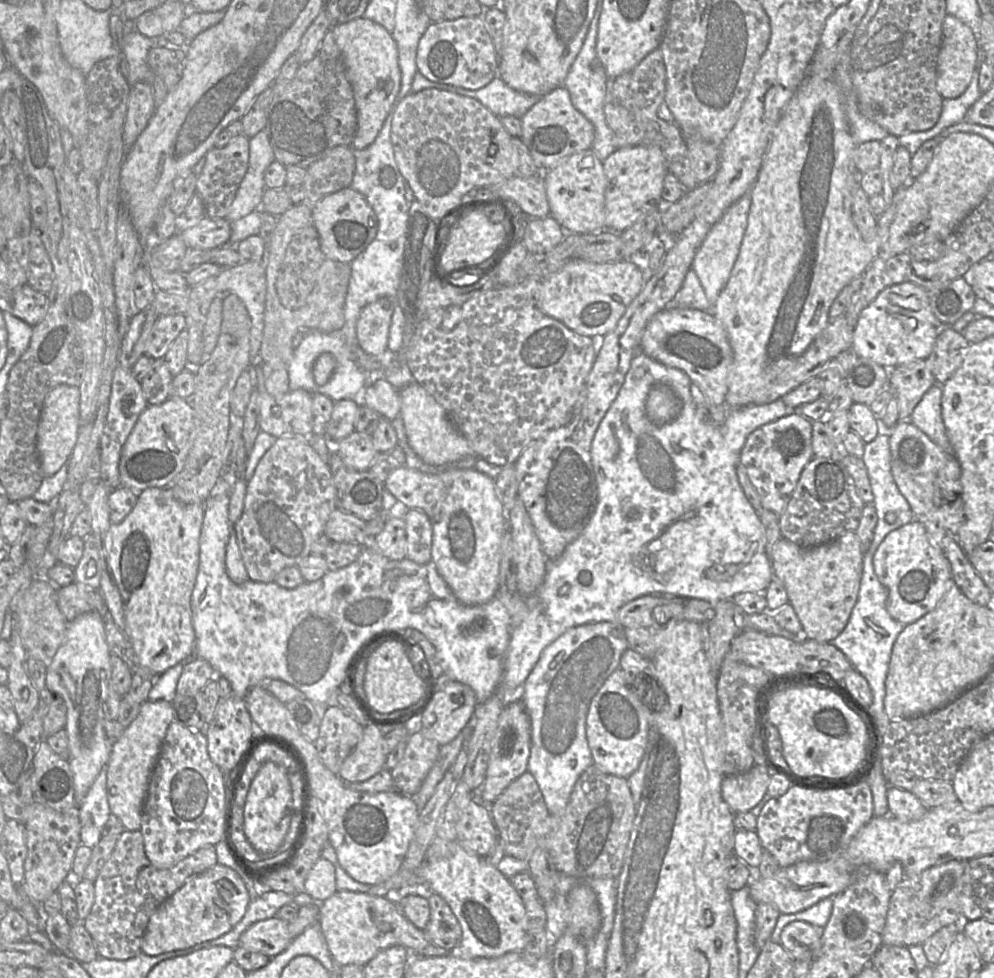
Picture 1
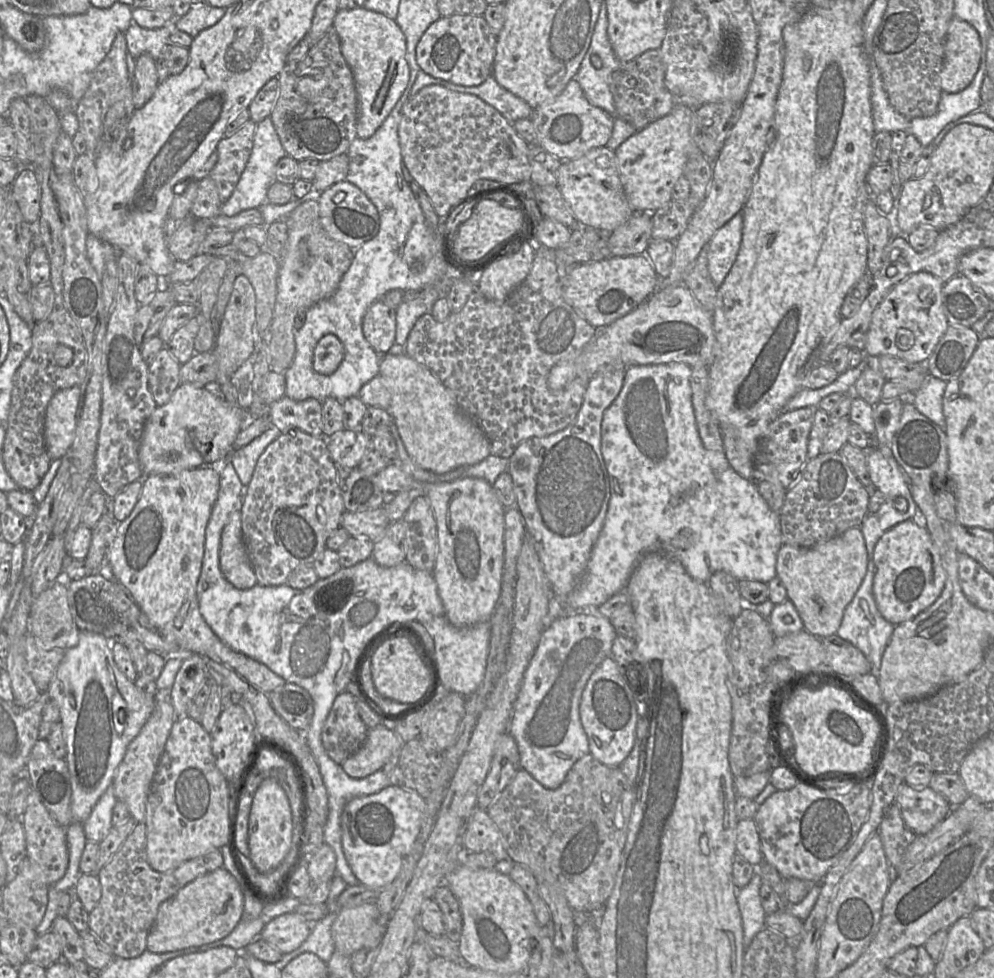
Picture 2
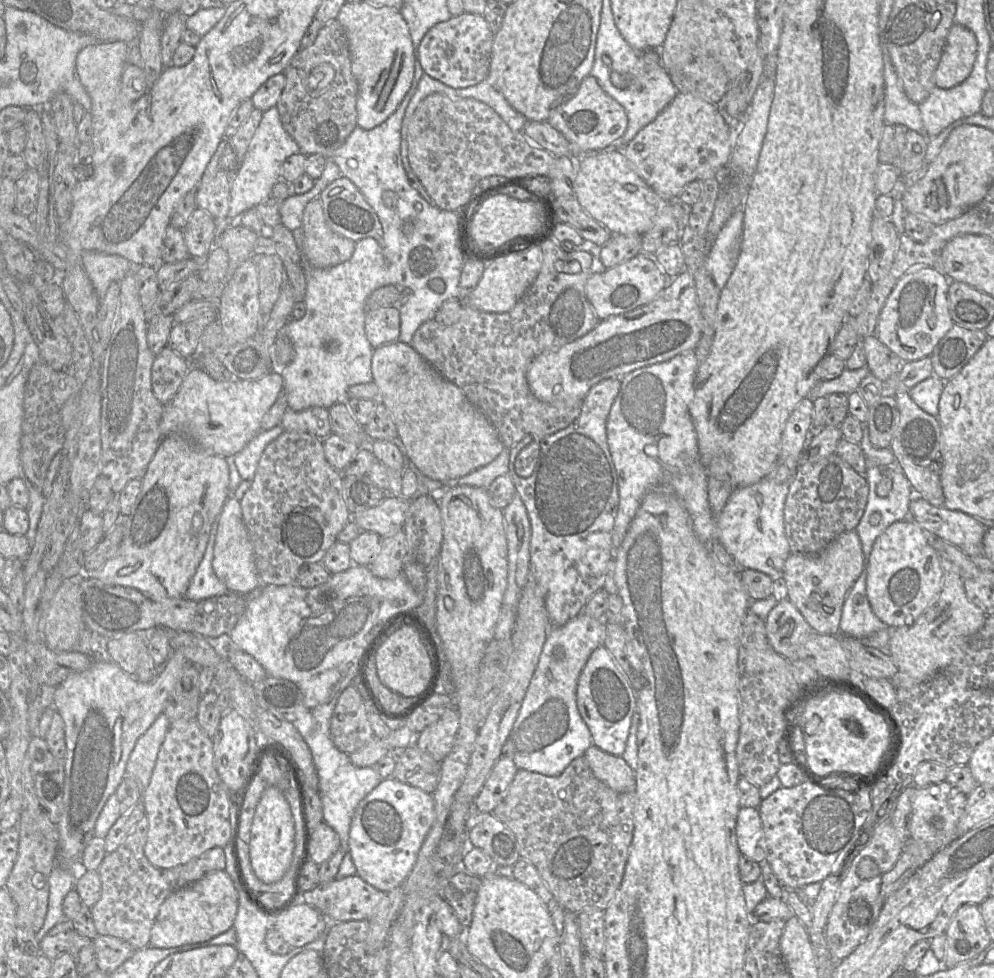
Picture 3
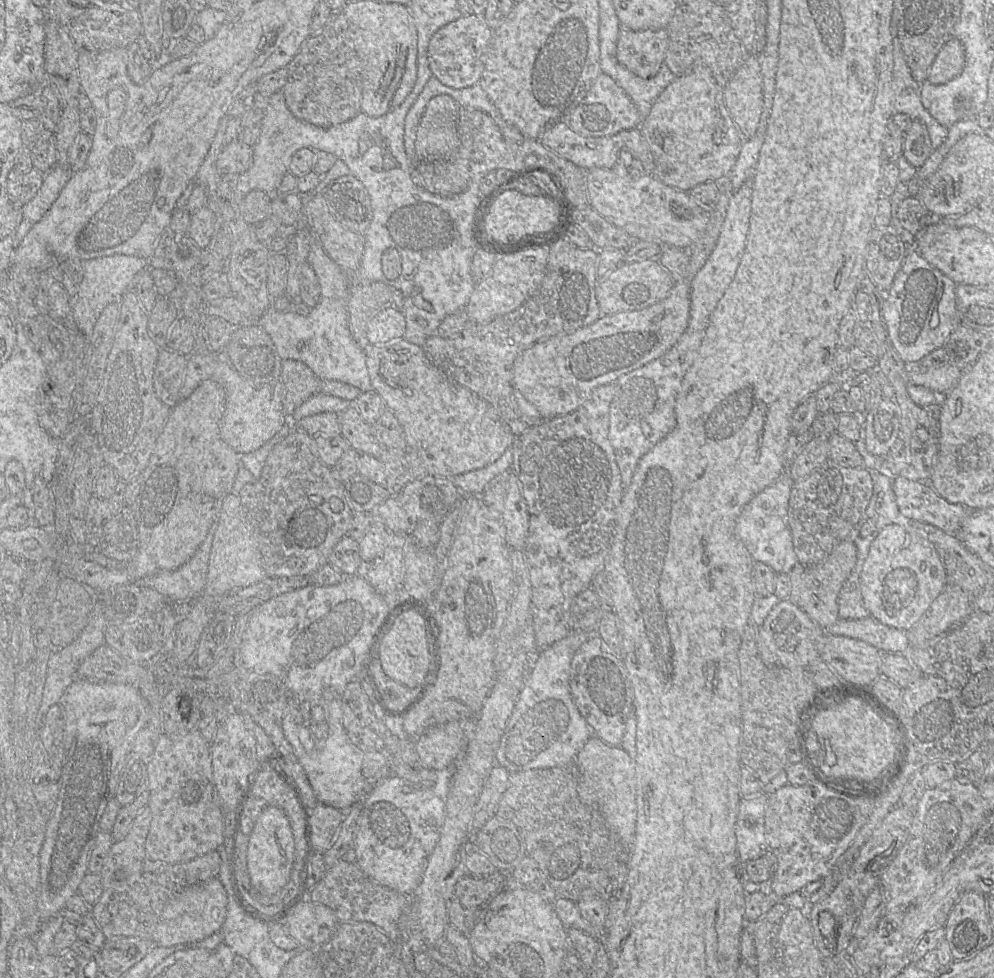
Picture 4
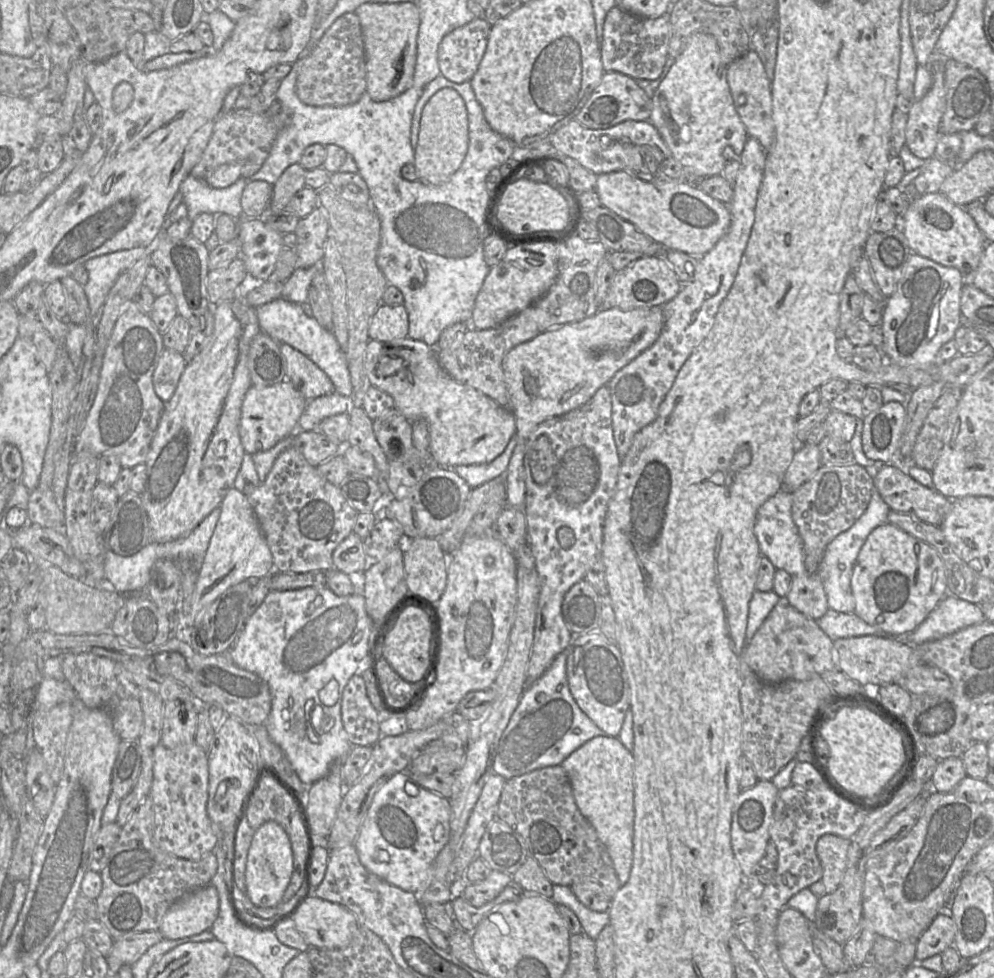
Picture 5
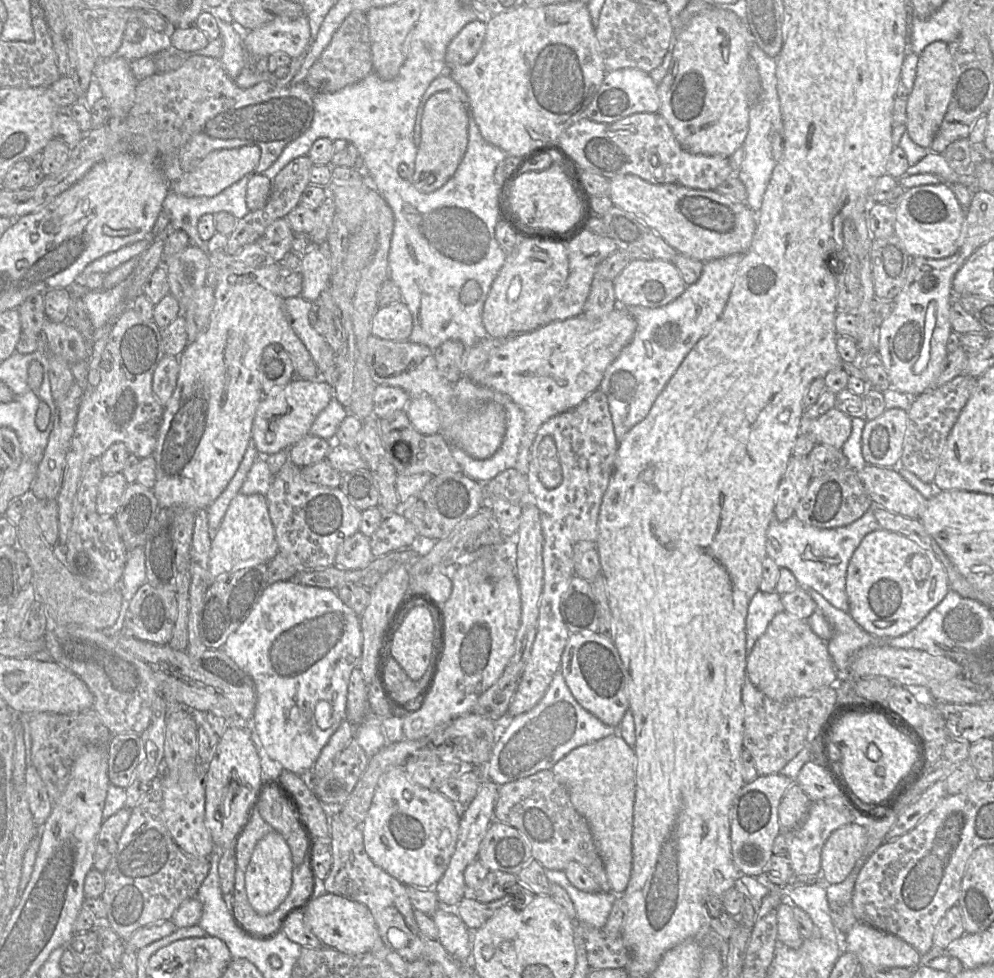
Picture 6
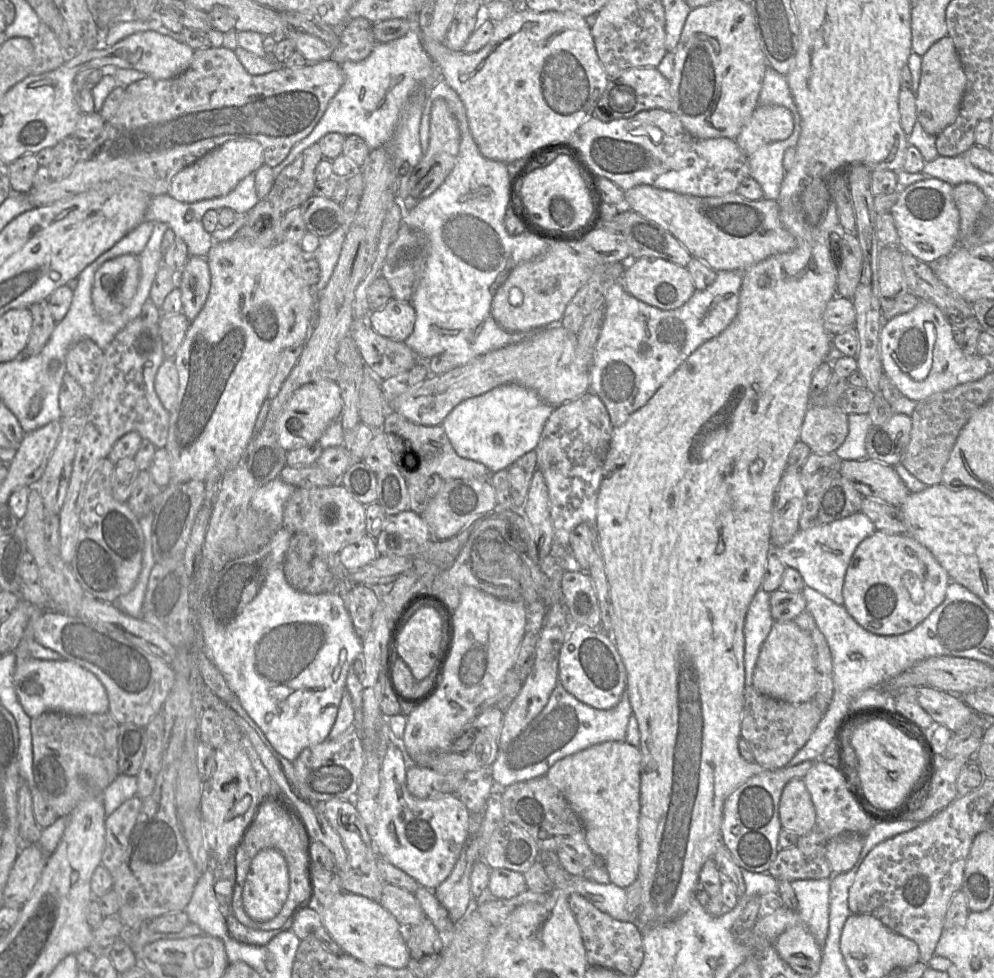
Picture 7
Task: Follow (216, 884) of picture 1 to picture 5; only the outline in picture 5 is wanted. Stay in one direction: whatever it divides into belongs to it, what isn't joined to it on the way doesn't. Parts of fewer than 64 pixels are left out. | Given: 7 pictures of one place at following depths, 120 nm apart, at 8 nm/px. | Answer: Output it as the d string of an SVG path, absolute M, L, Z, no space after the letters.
M212 884L189 892L167 910L159 931L164 939L180 939L210 930L219 913L219 896Z

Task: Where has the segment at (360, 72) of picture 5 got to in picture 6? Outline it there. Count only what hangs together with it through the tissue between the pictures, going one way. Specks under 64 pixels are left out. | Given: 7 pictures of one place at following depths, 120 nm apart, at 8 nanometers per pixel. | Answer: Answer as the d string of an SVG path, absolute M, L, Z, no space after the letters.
M353 11L344 19L328 46L310 67L304 82L315 93L334 93L358 83L371 72L372 51L367 17L364 12Z

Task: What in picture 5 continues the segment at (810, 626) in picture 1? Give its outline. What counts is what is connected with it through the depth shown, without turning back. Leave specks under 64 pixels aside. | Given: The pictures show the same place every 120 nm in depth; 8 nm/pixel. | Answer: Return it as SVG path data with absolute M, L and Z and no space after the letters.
M817 572L792 577L786 600L813 620L821 618L829 609L827 596Z

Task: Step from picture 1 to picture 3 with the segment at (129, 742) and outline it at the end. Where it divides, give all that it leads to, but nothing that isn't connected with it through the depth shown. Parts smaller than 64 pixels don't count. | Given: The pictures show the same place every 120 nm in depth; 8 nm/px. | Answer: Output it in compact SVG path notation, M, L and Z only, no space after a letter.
M162 713L137 740L126 764L126 774L136 777L143 790L148 786L157 755L170 727L169 718Z

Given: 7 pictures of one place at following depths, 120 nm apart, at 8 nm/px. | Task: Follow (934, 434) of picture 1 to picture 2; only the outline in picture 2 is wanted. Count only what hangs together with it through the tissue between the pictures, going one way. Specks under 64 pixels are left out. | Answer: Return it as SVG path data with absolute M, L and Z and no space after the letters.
M928 375L921 387L909 399L921 414L926 416L942 430L946 422L942 410L943 395L947 382Z

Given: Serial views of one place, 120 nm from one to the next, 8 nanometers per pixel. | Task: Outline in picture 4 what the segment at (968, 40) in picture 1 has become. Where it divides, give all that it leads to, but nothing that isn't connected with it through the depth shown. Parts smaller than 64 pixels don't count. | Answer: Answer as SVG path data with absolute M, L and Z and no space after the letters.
M951 36L936 56L928 76L932 84L945 84L961 74L965 67L965 48Z

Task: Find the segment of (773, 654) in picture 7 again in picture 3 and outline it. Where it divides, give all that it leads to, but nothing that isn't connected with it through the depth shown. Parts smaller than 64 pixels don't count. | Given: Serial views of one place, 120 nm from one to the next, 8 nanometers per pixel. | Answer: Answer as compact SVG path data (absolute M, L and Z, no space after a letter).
M788 599L777 602L765 624L769 643L778 654L789 661L798 660L800 639L815 632Z

